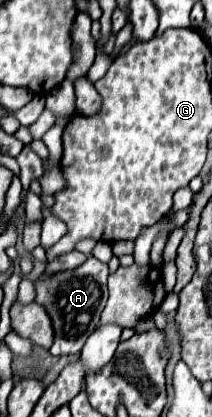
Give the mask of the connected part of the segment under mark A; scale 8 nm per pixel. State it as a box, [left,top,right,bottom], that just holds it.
[35,257,109,355]

